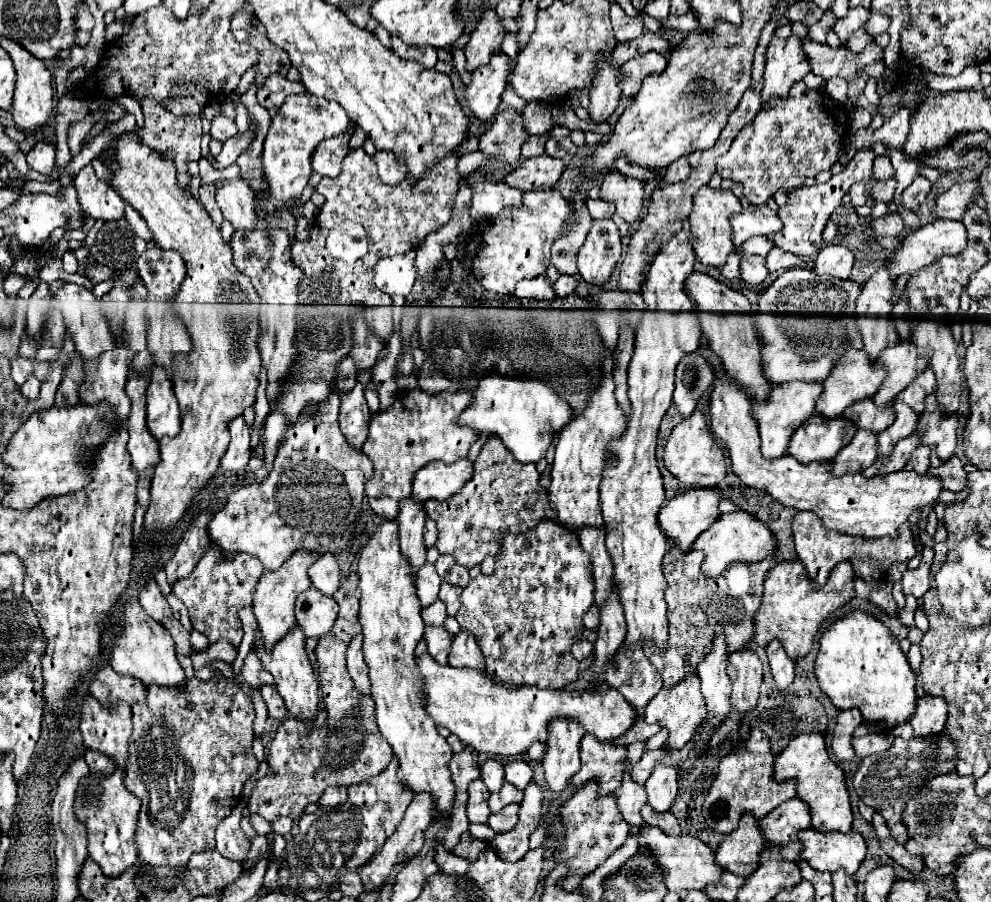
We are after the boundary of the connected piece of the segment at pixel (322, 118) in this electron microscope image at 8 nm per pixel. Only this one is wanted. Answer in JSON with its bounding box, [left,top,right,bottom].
[256,94,350,212]

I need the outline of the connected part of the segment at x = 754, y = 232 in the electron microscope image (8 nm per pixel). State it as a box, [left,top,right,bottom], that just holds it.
[730,206,782,250]

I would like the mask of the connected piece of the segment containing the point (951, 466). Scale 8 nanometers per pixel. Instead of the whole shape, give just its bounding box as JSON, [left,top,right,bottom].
[928,452,966,492]

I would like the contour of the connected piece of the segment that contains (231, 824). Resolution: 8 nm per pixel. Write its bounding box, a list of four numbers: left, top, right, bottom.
[216,802,250,862]

